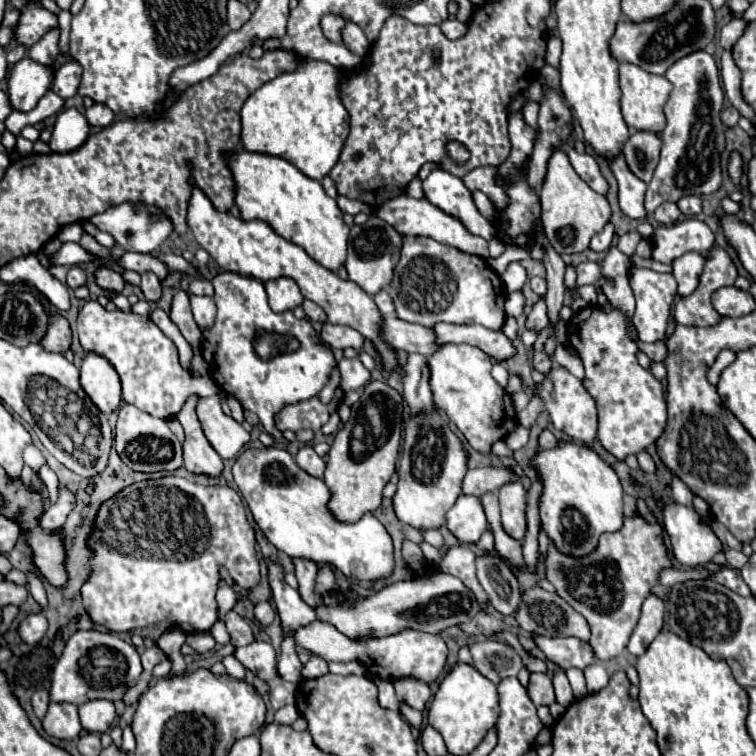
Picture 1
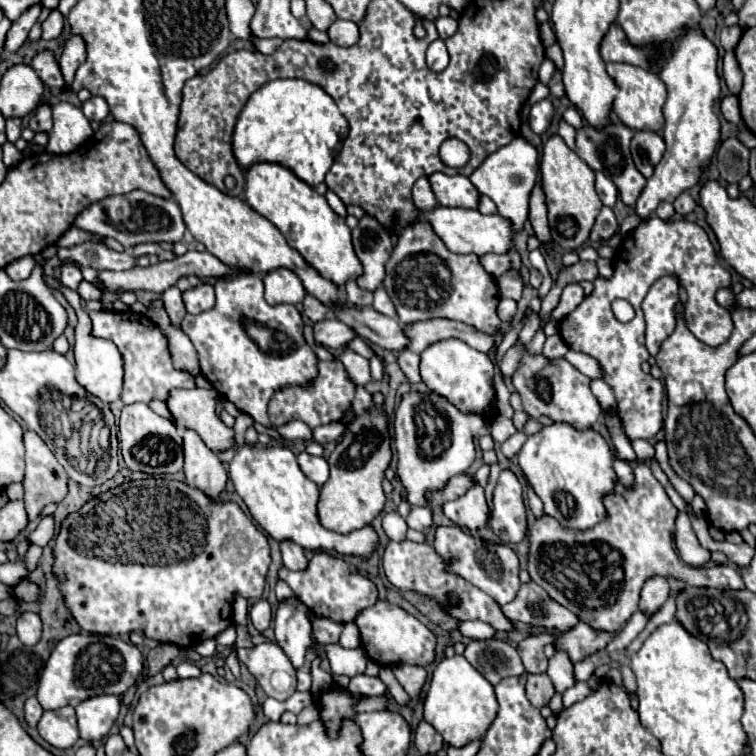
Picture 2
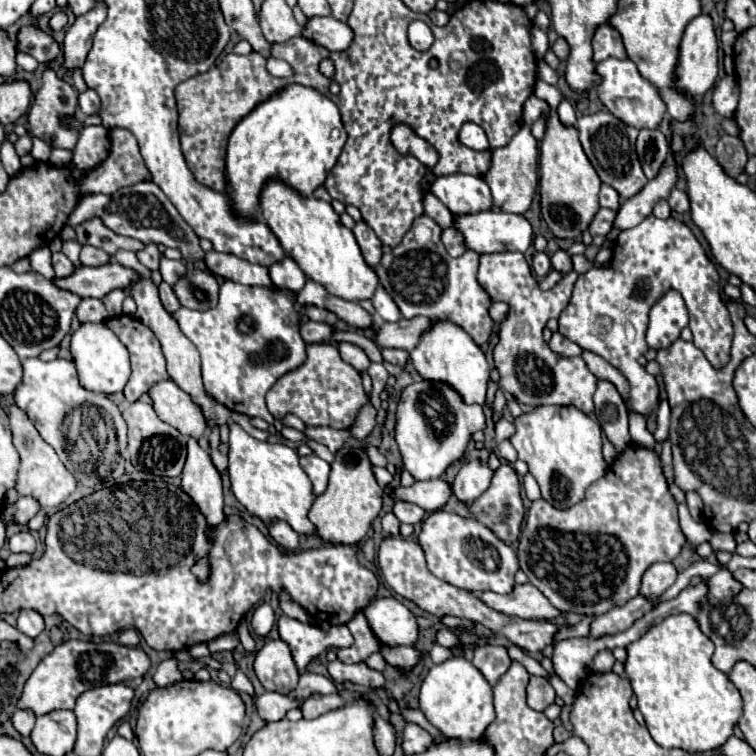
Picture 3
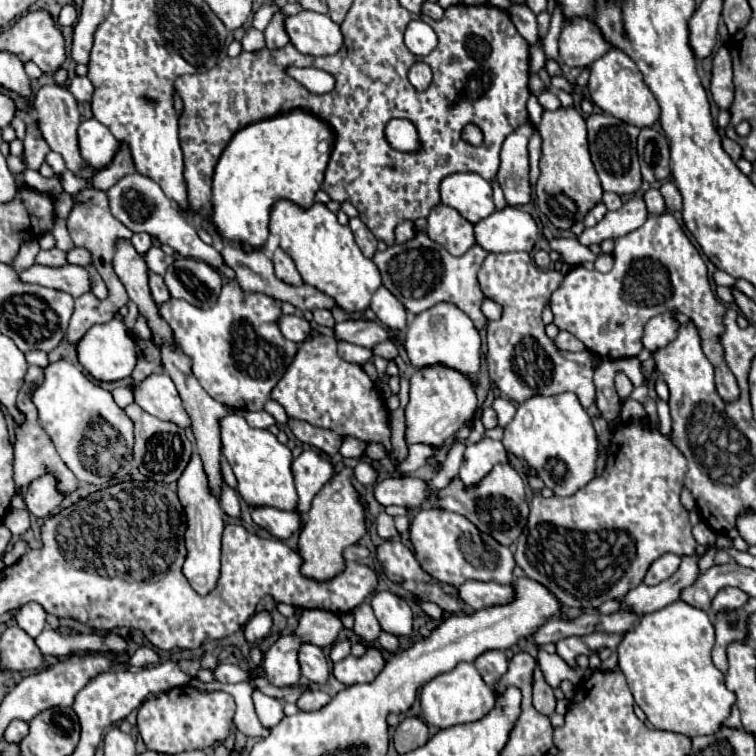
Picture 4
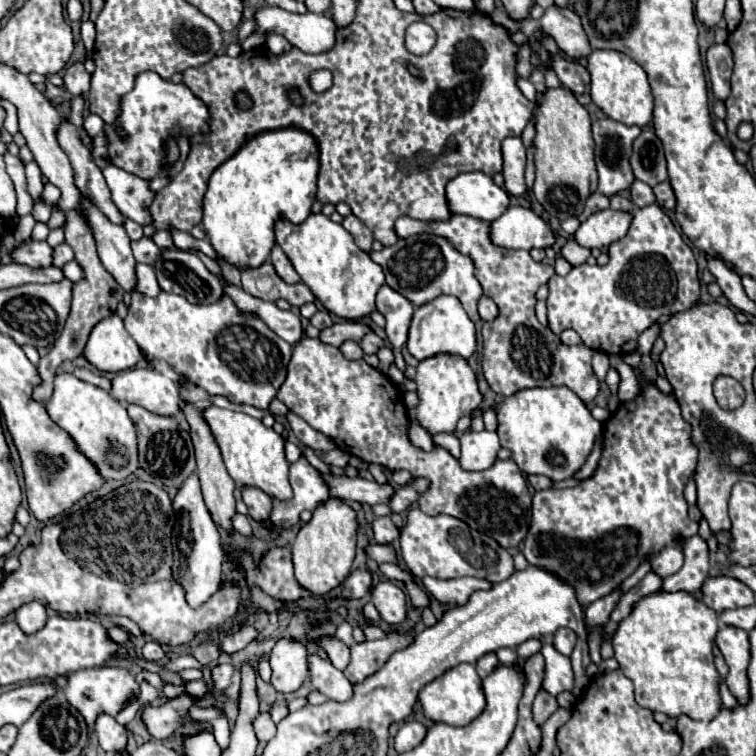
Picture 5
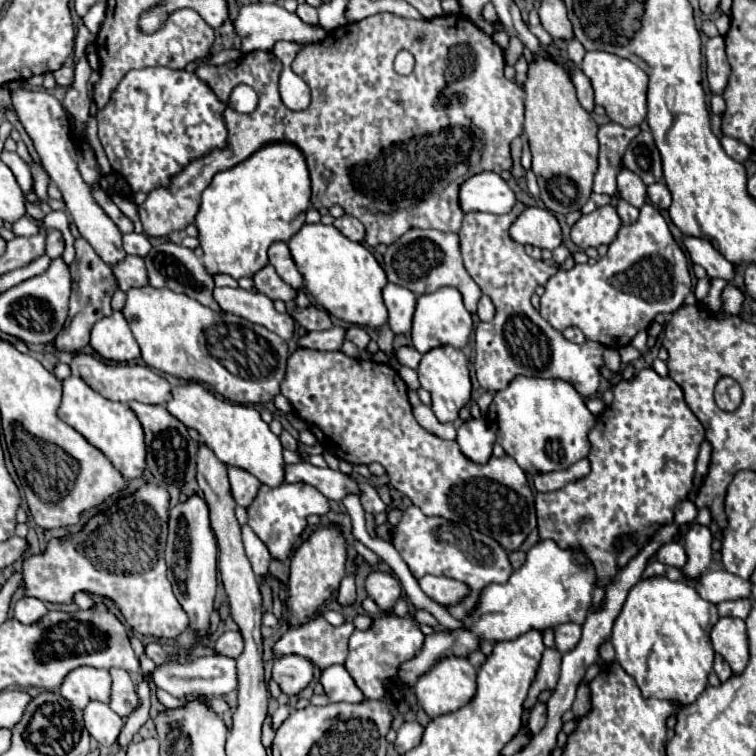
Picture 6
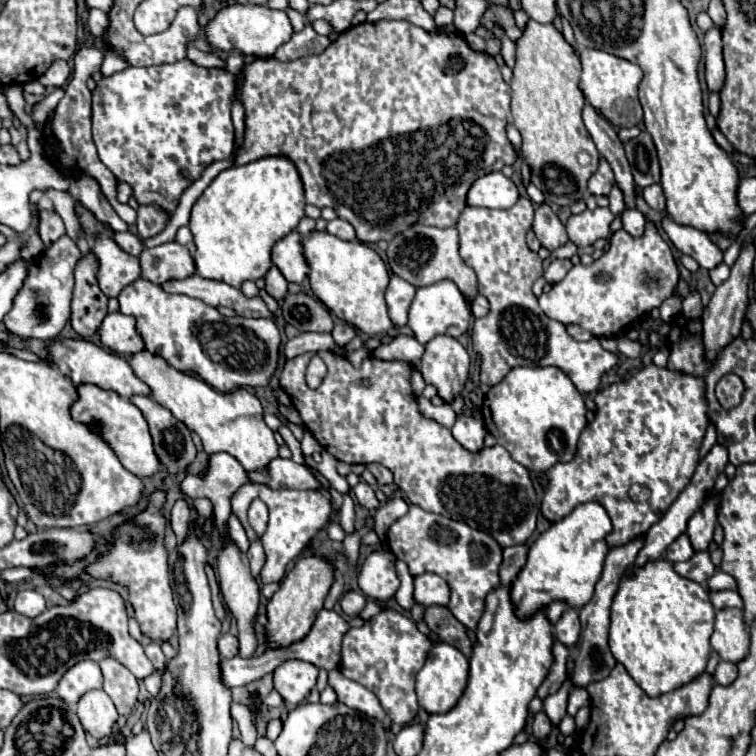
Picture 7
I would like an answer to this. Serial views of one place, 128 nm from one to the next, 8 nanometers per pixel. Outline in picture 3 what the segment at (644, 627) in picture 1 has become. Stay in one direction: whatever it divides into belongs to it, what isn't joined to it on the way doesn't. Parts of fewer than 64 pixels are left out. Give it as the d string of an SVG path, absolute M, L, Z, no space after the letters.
M670 562L652 564L642 576L640 594L652 596L652 600L656 600L660 594L664 594L676 582L676 576L678 576L678 572Z

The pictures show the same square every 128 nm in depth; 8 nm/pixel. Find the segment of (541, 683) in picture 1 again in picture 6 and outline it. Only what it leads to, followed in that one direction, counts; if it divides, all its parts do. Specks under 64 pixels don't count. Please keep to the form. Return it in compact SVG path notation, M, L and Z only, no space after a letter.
M536 702L530 714L530 732L538 734L546 724L546 704L544 702Z

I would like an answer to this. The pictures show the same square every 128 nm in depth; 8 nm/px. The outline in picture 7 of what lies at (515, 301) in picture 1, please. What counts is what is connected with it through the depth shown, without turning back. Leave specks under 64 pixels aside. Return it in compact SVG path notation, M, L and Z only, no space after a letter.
M476 296L476 300L472 302L472 314L474 314L476 318L486 316L486 314L488 314L488 308L490 308L490 304L488 304L488 300L486 300L484 296Z

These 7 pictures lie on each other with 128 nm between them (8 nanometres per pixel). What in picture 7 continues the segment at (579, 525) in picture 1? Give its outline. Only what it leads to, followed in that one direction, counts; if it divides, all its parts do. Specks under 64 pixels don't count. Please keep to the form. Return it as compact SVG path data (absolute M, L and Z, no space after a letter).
M514 368L484 398L482 418L486 430L510 456L532 472L546 472L576 454L580 432L586 428L586 406L582 394L558 368Z

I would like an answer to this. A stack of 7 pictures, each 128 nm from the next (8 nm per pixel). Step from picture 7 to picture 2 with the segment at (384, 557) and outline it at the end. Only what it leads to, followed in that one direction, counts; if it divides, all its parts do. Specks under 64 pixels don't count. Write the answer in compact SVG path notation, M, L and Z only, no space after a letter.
M378 600L374 606L366 608L356 616L356 624L360 628L360 646L364 648L366 656L380 666L396 666L396 664L410 664L410 666L430 666L434 664L434 650L436 650L436 636L412 614L394 606L386 600Z

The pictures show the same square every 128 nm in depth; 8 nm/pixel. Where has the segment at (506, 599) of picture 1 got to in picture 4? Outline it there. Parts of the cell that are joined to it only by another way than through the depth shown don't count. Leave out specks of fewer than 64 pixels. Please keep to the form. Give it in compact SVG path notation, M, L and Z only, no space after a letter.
M420 510L416 514L416 518L410 524L410 542L414 546L414 554L420 562L420 566L434 576L440 582L446 584L462 584L466 580L480 580L480 582L498 582L498 584L512 584L512 570L516 566L514 556L510 552L510 548L498 544L490 534L480 532L468 518L448 512L448 510Z

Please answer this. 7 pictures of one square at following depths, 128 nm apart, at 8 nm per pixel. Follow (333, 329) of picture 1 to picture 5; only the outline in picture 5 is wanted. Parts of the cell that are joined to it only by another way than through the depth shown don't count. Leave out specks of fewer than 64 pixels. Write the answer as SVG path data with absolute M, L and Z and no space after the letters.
M228 286L224 290L240 310L244 312L252 312L256 314L258 318L264 320L264 324L274 330L280 338L284 338L286 342L290 344L296 344L302 336L304 336L304 330L302 330L302 324L300 324L300 318L292 312L286 312L286 310L280 310L274 302L266 302L266 300L260 300L260 298L254 298L250 294L246 294L242 288L238 286Z

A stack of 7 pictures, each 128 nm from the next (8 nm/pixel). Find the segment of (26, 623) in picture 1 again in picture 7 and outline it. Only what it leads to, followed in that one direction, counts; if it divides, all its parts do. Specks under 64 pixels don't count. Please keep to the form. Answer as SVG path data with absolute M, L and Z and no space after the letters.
M22 590L14 600L14 610L20 612L22 616L36 618L40 612L46 610L46 602L42 594L38 594L36 590Z

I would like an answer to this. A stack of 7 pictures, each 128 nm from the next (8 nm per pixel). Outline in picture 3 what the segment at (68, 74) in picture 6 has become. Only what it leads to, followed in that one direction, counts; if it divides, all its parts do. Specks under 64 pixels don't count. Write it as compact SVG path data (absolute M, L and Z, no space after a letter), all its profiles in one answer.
M94 90L82 92L78 96L78 100L80 100L80 110L84 114L98 114L100 112L100 98L98 98L98 94Z

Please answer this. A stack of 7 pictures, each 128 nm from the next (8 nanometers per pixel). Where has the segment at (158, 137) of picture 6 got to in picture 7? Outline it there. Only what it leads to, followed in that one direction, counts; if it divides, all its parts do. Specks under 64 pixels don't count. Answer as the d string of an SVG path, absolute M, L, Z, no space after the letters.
M190 60L174 64L126 68L110 78L100 78L92 92L92 134L100 160L116 176L134 188L138 204L156 204L174 212L182 192L200 178L216 160L226 160L234 150L234 126L230 118L236 76L226 68L200 68Z

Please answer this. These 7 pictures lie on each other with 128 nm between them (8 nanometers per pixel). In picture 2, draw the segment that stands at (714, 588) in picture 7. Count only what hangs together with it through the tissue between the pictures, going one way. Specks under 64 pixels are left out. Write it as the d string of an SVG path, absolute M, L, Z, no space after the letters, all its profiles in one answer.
M638 462L634 468L636 484L632 490L626 490L622 484L616 486L614 494L608 494L604 498L604 506L608 510L608 518L600 524L596 524L592 530L576 532L570 528L562 528L554 518L542 516L534 522L534 528L530 532L530 558L528 558L528 572L532 580L542 586L552 600L574 612L582 622L588 622L590 628L620 634L622 628L628 624L630 616L638 610L640 590L644 586L644 580L652 576L664 576L664 578L676 578L690 586L708 586L718 590L744 590L744 580L740 572L734 566L720 564L712 568L688 568L684 562L678 560L674 552L674 520L678 510L666 496L660 482L654 478L652 470L646 462Z

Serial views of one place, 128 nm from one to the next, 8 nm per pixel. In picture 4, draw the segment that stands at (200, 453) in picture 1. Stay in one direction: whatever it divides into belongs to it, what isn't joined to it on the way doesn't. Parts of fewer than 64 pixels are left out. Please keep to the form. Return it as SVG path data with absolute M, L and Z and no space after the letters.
M198 452L192 454L184 474L178 480L178 498L186 510L188 516L188 530L186 530L186 548L188 548L188 558L184 562L184 576L188 578L190 586L198 594L208 594L220 576L220 538L222 538L222 528L224 528L224 518L222 518L222 506L218 502L218 496L212 494L208 488L208 476L202 468L202 460Z

